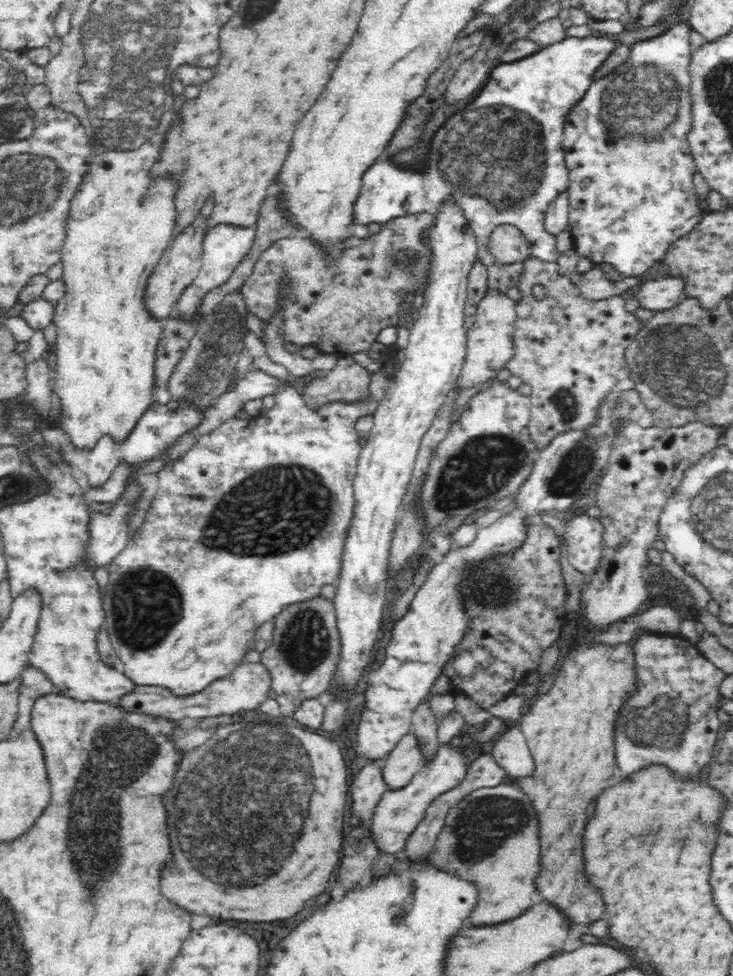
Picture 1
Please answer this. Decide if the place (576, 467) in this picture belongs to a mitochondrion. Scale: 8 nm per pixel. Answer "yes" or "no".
yes

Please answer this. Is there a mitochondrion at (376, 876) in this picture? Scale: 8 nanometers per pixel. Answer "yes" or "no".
no

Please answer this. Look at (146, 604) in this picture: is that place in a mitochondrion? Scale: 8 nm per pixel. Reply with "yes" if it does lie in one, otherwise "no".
yes

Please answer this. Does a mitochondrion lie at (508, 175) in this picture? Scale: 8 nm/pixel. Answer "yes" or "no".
yes

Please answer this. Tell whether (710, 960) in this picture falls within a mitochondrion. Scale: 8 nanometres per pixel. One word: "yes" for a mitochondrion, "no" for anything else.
no

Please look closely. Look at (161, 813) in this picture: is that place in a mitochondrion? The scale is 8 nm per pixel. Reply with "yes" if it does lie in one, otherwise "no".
yes

